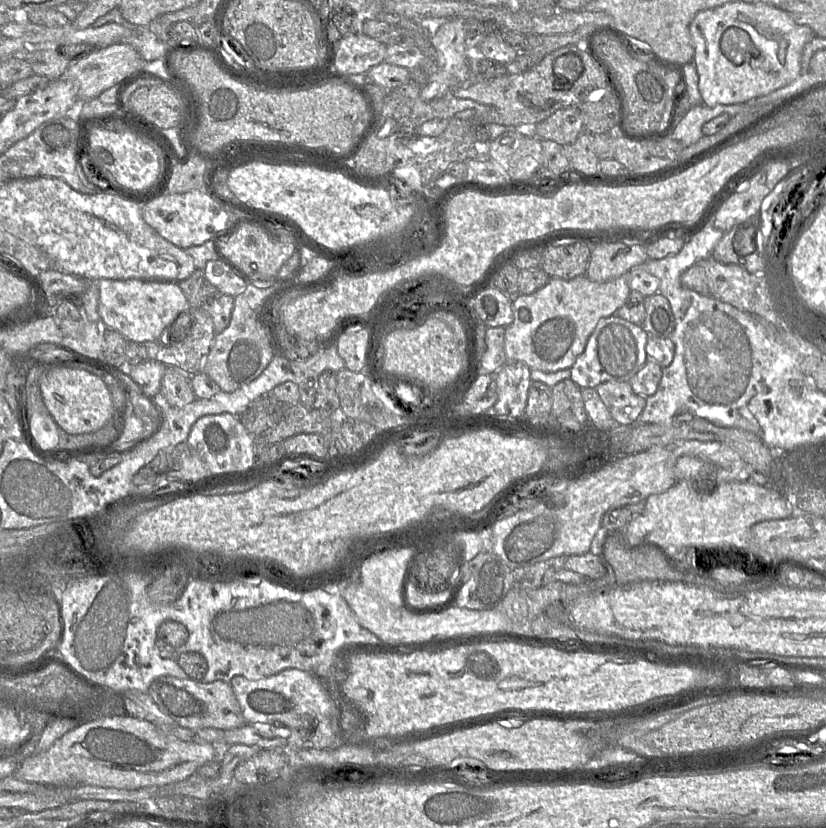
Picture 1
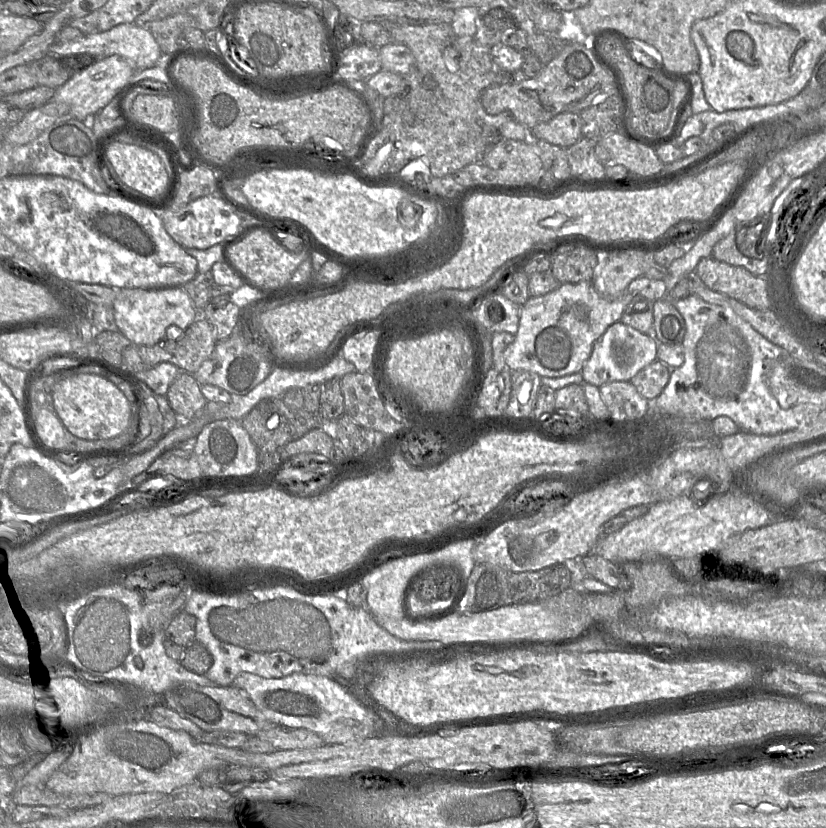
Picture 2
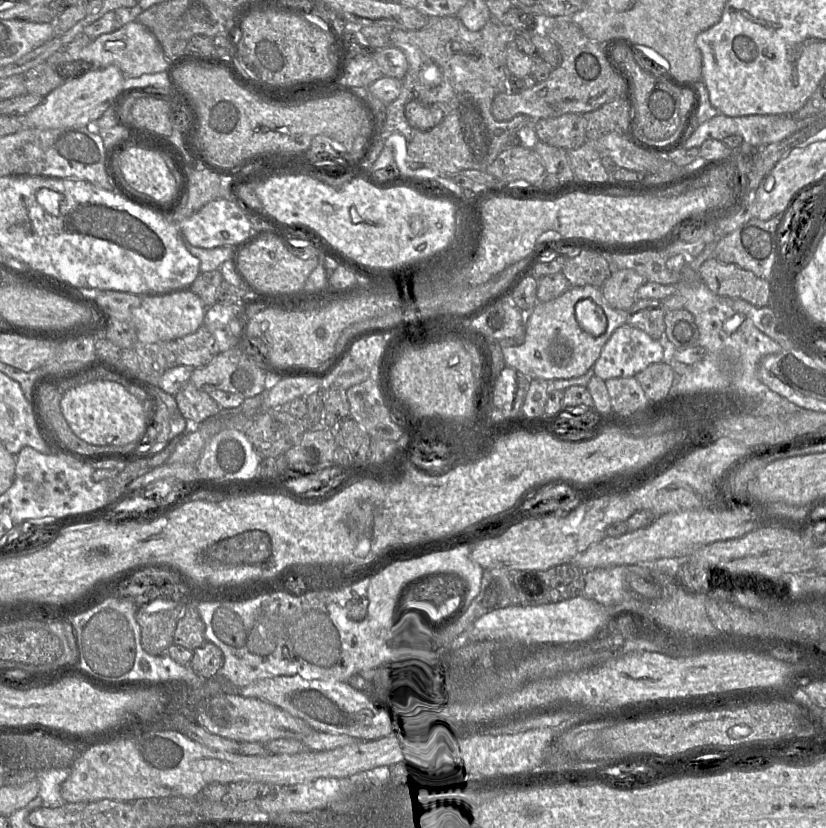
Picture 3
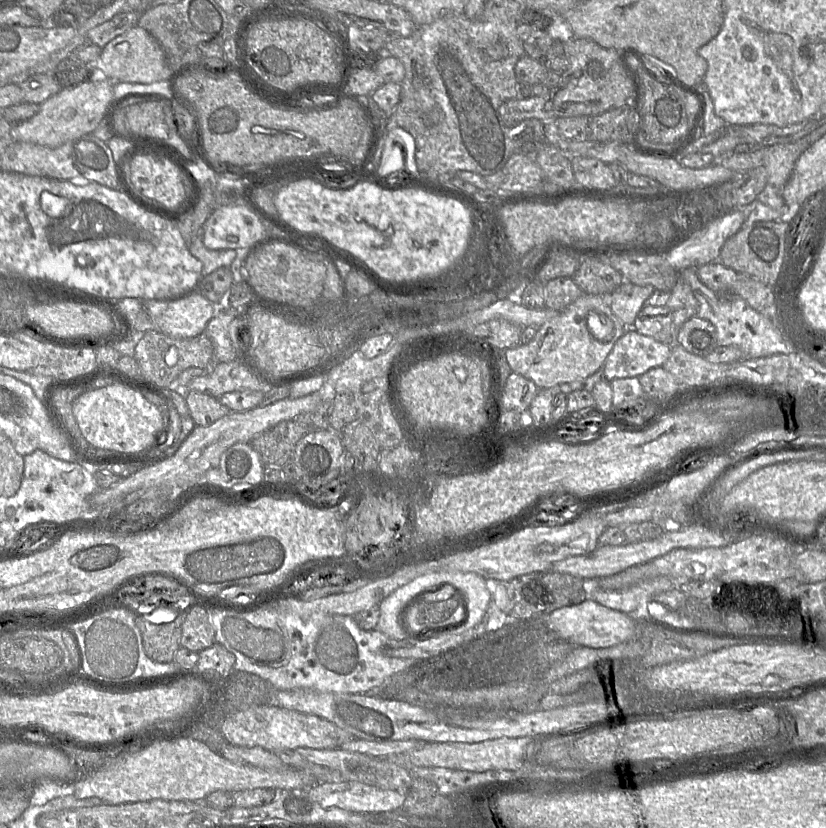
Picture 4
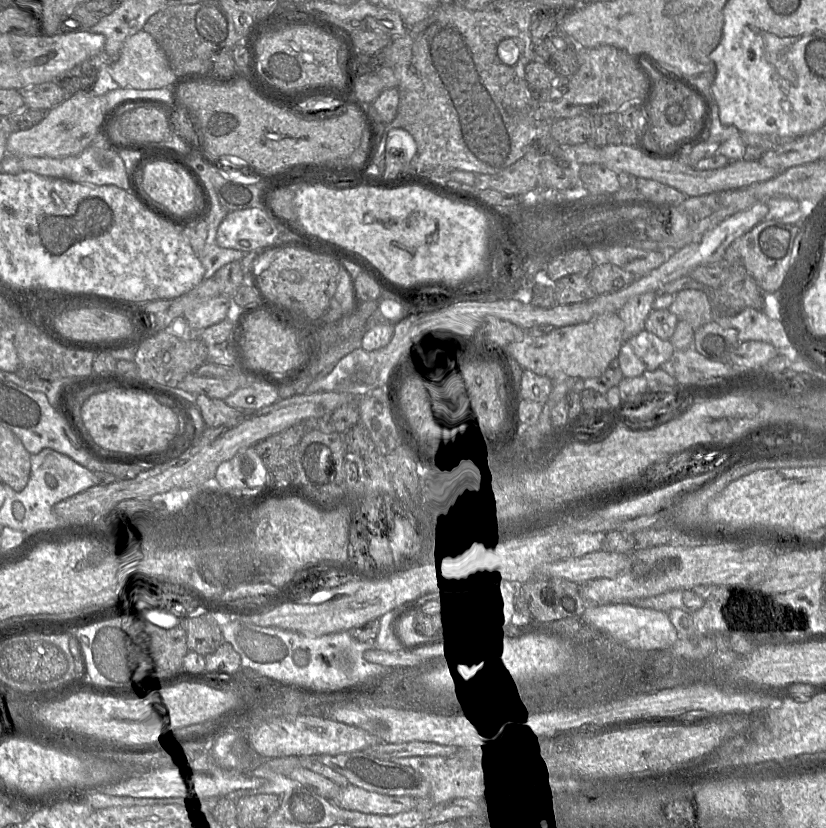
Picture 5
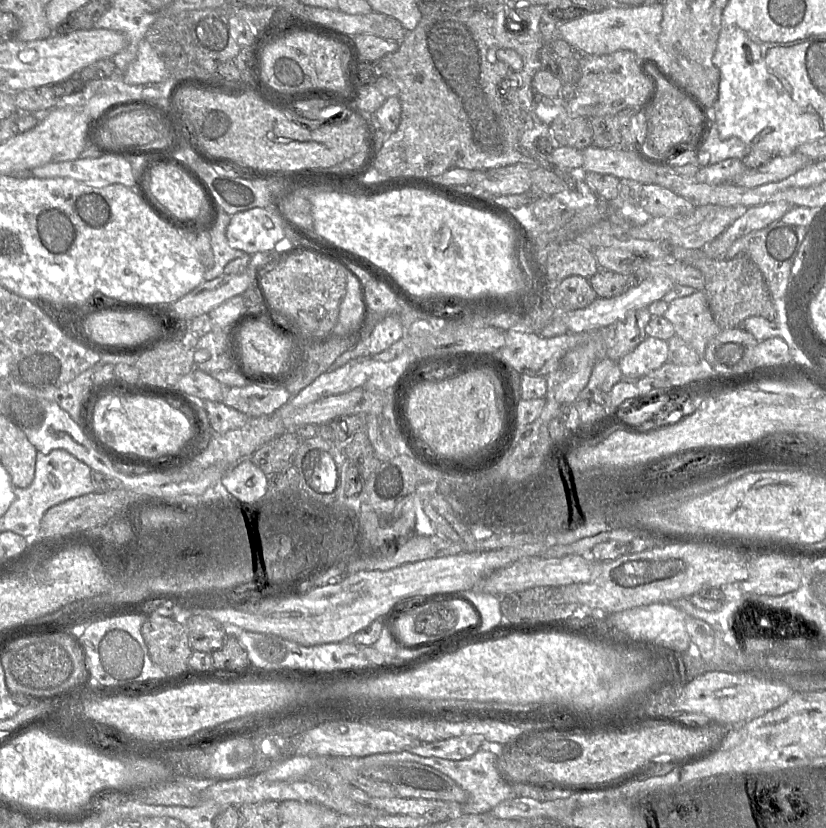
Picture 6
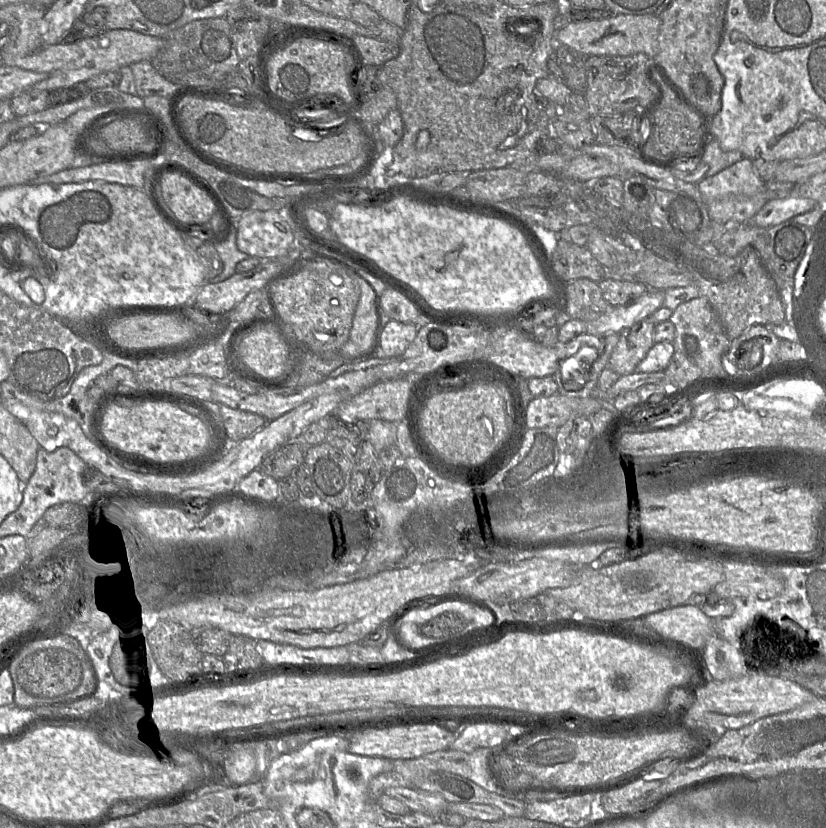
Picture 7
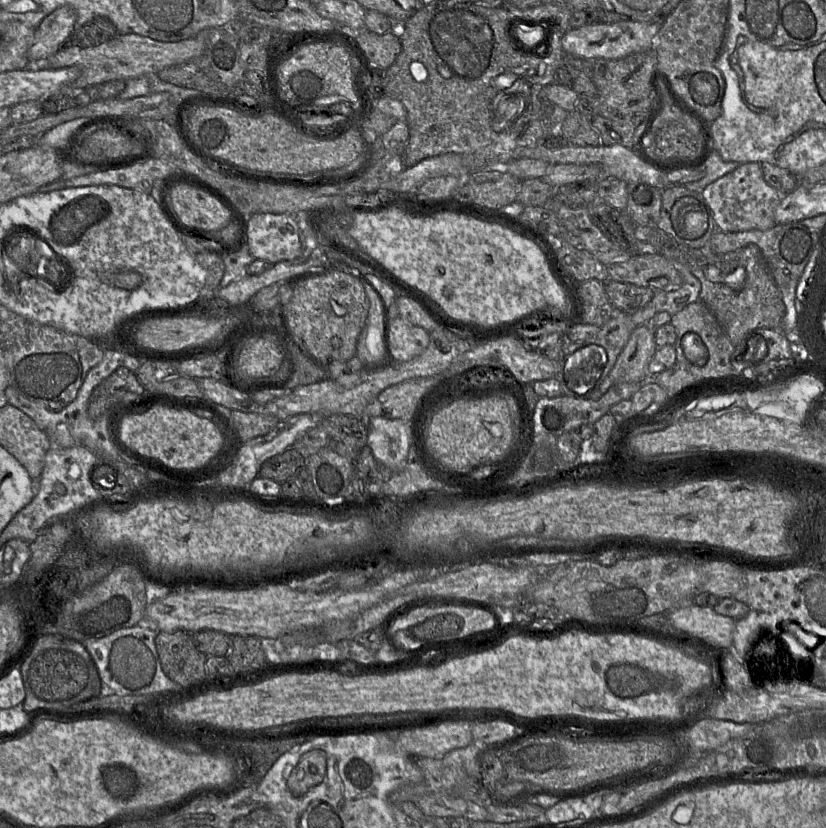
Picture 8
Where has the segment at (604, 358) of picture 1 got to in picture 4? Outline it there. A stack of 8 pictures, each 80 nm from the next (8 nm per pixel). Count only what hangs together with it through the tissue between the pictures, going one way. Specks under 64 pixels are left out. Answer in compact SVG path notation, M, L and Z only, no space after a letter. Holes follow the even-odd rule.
M628 328L616 341L604 362L604 378L612 381L639 377L654 367L663 366L671 352L669 344Z

